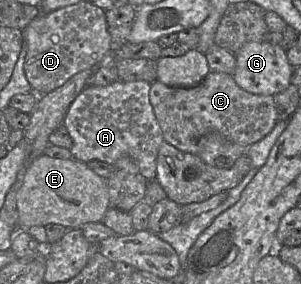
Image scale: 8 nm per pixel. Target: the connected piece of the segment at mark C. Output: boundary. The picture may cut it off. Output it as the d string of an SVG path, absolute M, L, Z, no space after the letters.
M210 71L206 78L194 87L171 87L156 80L151 85L149 98L164 141L179 150L197 155L197 142L208 133L218 133L228 140L226 151L219 154L216 159L216 165L220 168L232 167L238 159L236 155L243 150L243 146L249 147L264 138L278 122L274 96L252 94L242 89L232 75L221 72Z

